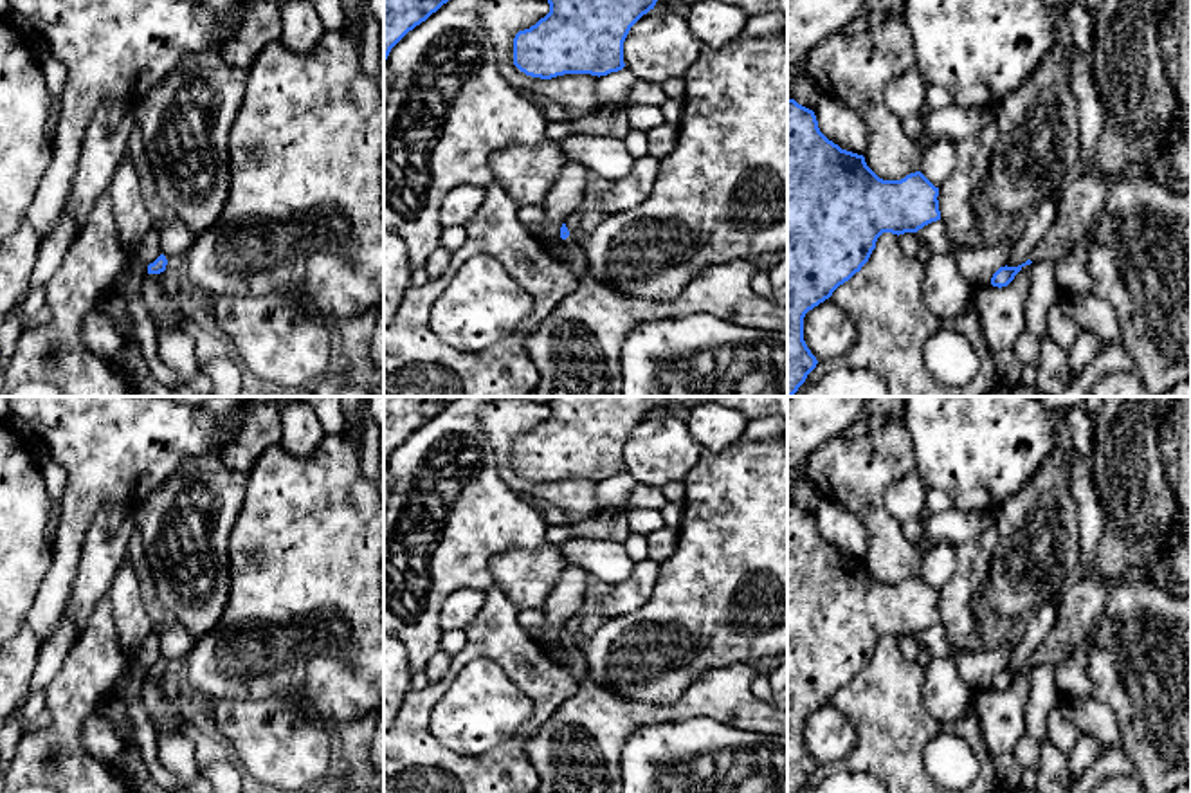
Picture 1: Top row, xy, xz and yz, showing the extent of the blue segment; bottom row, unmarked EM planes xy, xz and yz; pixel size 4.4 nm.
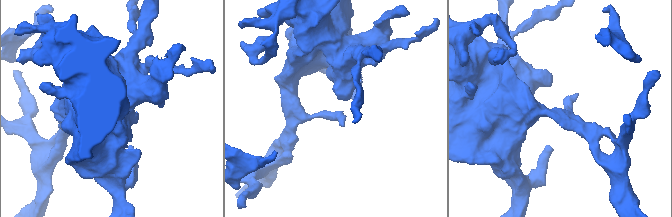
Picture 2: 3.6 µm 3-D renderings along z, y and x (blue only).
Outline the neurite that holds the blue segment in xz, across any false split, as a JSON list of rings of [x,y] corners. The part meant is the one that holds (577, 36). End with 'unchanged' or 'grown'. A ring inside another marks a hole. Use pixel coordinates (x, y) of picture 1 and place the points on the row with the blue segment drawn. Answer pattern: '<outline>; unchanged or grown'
[[[548,0],[550,13],[514,38],[514,65],[532,77],[607,76],[625,67],[623,41],[658,0]]]; unchanged

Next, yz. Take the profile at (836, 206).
[[[787,99],[787,396],[793,396],[816,368],[818,360],[804,341],[804,317],[823,303],[832,292],[849,281],[868,261],[876,242],[883,232],[917,232],[924,225],[941,220],[939,187],[921,171],[901,180],[879,178],[863,155],[841,150],[818,128],[813,110]]]; unchanged

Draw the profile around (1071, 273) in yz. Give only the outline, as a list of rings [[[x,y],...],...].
[[[1096,222],[1086,234],[1077,240],[1070,251],[1054,261],[1054,278],[1059,292],[1088,296],[1092,279],[1088,274],[1088,251],[1096,232]]]

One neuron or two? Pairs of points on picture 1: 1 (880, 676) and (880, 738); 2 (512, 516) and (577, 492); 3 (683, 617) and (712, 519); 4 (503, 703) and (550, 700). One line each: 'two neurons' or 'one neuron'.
1: one neuron
2: two neurons
3: one neuron
4: two neurons

